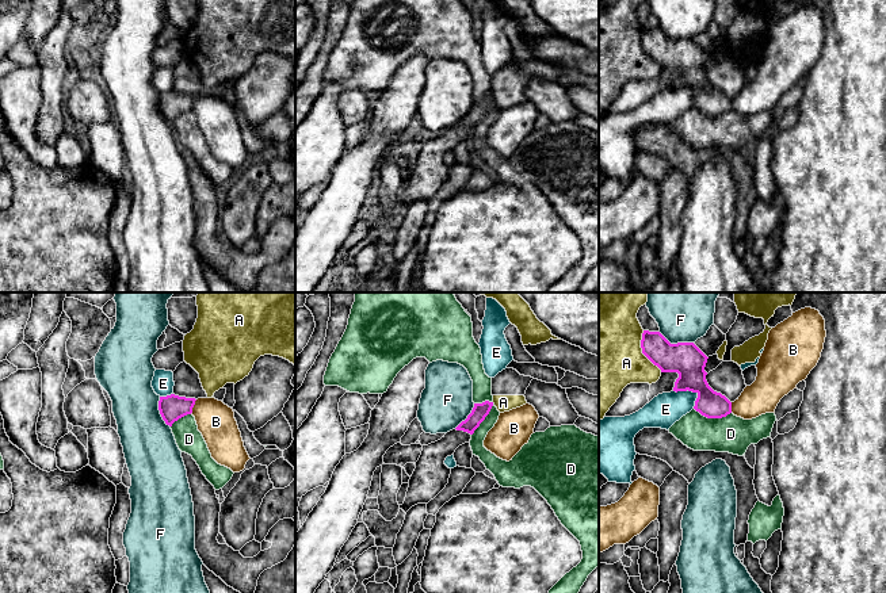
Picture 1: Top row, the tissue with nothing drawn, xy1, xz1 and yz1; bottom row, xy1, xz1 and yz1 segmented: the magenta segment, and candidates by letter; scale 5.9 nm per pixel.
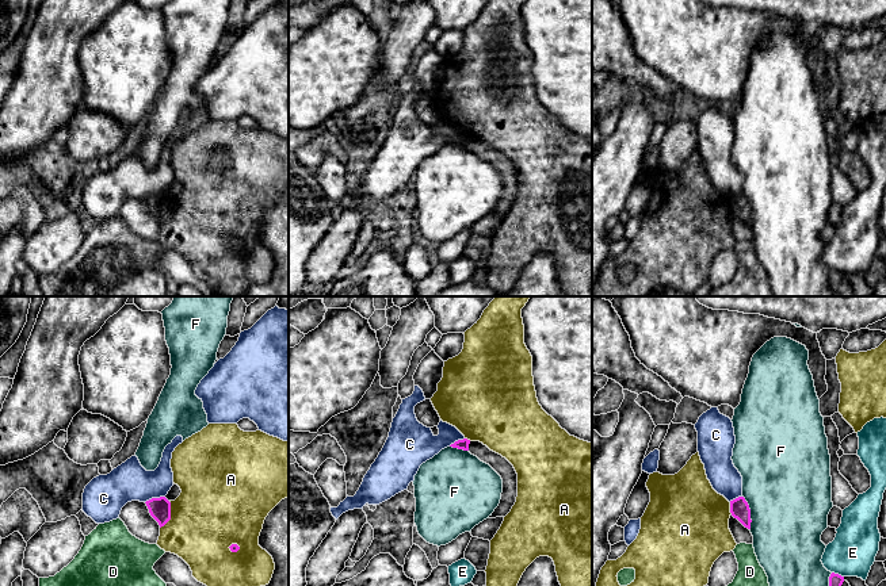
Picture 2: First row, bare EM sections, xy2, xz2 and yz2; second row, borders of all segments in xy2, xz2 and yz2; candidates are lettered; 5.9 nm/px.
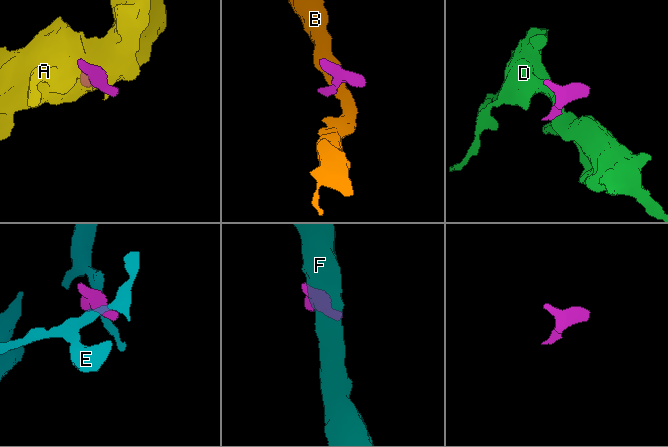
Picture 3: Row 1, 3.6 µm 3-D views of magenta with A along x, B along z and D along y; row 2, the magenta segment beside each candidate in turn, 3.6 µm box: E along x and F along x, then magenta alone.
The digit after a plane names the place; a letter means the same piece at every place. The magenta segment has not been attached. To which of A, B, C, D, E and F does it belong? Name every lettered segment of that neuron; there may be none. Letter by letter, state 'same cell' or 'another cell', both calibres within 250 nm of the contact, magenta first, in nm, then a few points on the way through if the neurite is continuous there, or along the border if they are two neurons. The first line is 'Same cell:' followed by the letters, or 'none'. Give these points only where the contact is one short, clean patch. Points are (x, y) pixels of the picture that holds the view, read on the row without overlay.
Same cell: none
A: another cell | 190/480 nm
B: another cell | 150/220 nm | along xy1 (197, 96), (190, 110)
C: another cell | 130/220 nm | along xy2 (164, 192), (149, 195), (145, 199)
D: another cell | 90/90 nm | along xz1 (492, 98), (489, 110), (472, 132)
E: another cell | 200/190 nm
F: another cell | 200/240 nm

